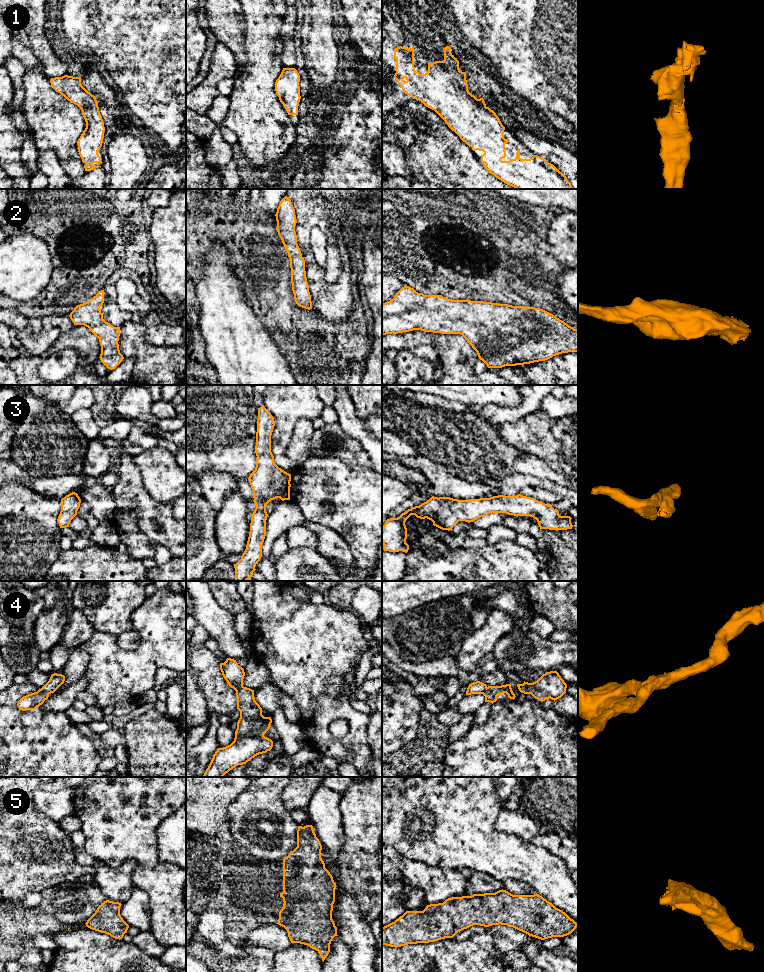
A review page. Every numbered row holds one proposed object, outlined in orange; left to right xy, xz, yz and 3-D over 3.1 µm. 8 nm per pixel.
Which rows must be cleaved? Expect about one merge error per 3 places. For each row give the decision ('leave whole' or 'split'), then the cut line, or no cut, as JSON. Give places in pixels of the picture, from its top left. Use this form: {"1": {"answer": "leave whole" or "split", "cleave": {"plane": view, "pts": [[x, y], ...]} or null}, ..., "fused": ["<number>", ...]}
{"1": {"answer": "leave whole", "cleave": null}, "2": {"answer": "leave whole", "cleave": null}, "3": {"answer": "leave whole", "cleave": null}, "4": {"answer": "leave whole", "cleave": null}, "5": {"answer": "leave whole", "cleave": null}, "fused": []}

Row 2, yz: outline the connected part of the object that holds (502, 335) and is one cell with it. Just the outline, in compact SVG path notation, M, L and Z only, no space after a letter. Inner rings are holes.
M405 285L392 300L382 303L382 335L413 330L462 335L488 368L530 364L562 353L578 352L578 328L574 329L543 309L484 301L452 300L442 295L424 295Z

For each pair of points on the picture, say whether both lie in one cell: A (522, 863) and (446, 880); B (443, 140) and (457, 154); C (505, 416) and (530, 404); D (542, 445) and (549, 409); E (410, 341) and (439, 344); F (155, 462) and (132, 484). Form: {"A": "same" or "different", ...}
{"A": "different", "B": "different", "C": "same", "D": "different", "E": "same", "F": "different"}

